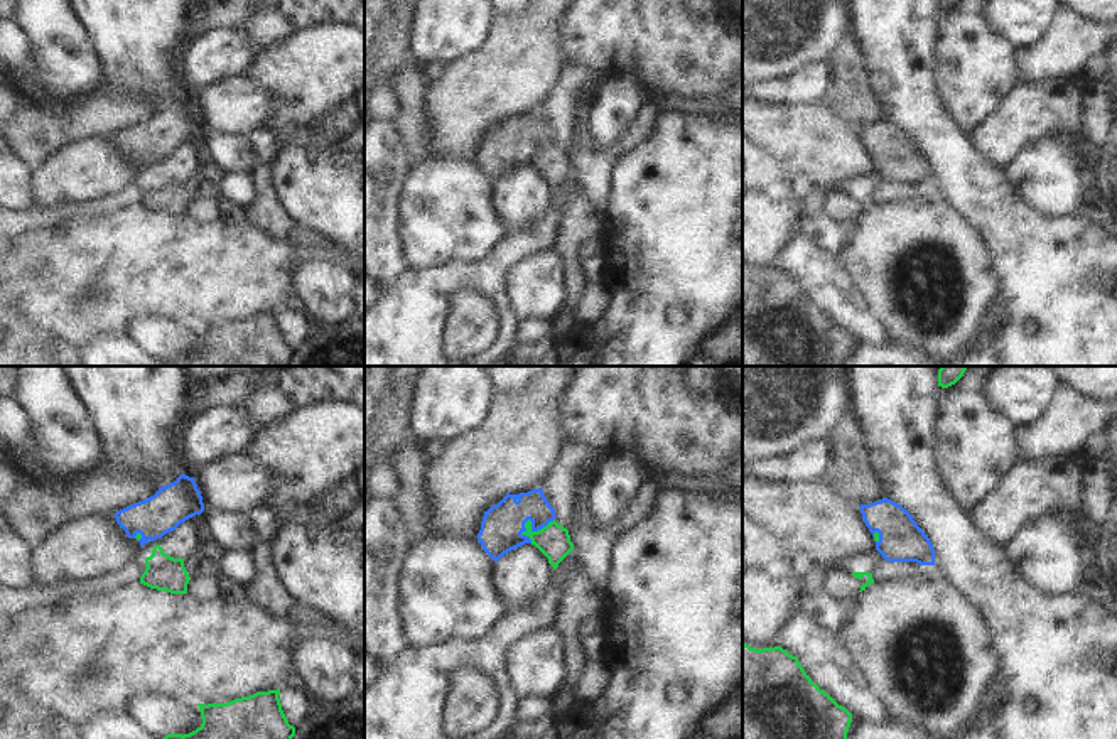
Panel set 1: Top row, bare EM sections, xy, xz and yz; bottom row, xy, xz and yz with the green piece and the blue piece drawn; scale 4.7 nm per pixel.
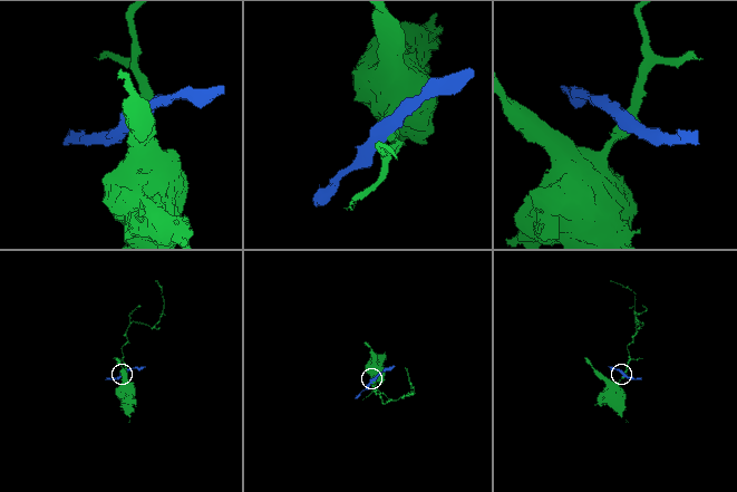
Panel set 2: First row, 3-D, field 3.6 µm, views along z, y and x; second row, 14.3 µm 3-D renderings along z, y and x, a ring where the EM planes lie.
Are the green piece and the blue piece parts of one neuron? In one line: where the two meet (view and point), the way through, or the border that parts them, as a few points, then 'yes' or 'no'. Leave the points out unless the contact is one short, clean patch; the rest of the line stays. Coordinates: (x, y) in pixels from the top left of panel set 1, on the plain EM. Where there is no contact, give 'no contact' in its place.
contact xz (530, 151); border xz (554, 140), (537, 152), (532, 151), (528, 142), (520, 156); no

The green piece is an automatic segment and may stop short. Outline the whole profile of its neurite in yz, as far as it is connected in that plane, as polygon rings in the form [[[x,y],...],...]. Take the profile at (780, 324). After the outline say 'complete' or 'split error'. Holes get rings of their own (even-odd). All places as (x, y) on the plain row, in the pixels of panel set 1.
[[[742,265],[742,366],[847,366],[852,336],[805,295],[798,280],[781,268],[751,270]]]; complete

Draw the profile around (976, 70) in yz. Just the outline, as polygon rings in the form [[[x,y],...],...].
[[[960,0],[948,10],[936,10],[936,96],[955,125],[972,140],[1023,81],[1019,51],[990,27],[989,3],[990,0]]]

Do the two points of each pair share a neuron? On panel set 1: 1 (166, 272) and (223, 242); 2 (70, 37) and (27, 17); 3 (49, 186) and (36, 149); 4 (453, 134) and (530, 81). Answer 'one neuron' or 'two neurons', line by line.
1: one neuron
2: one neuron
3: two neurons
4: one neuron

